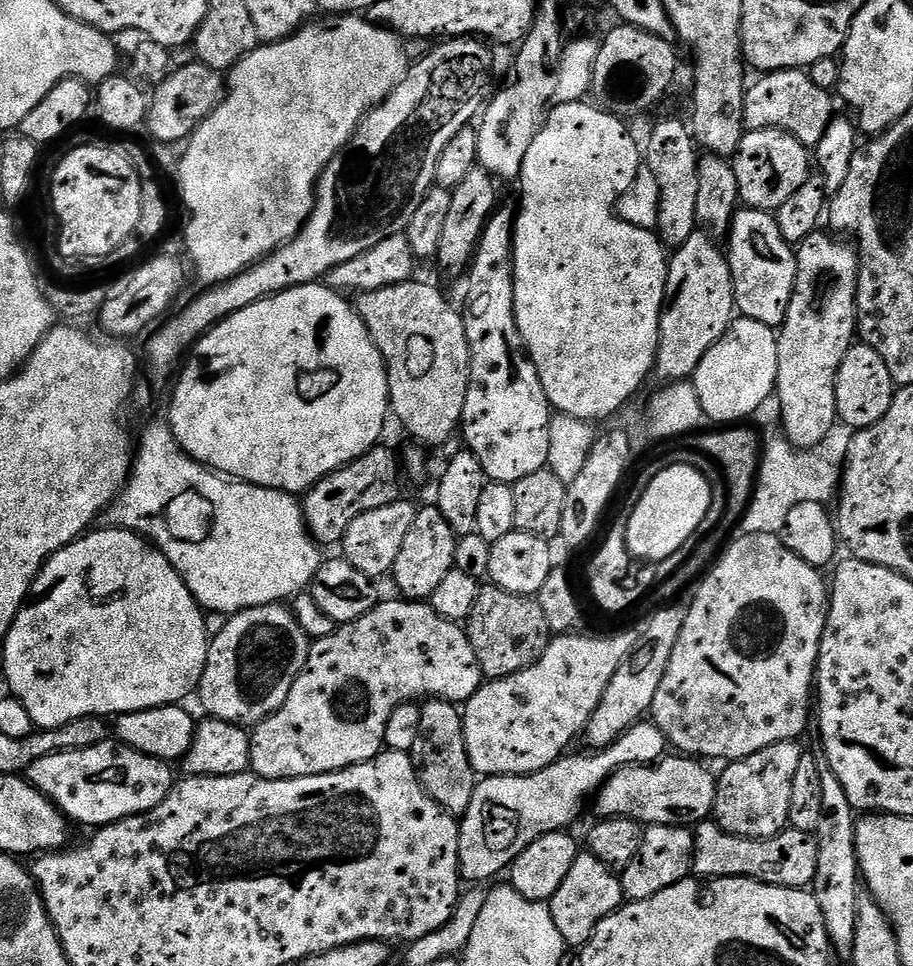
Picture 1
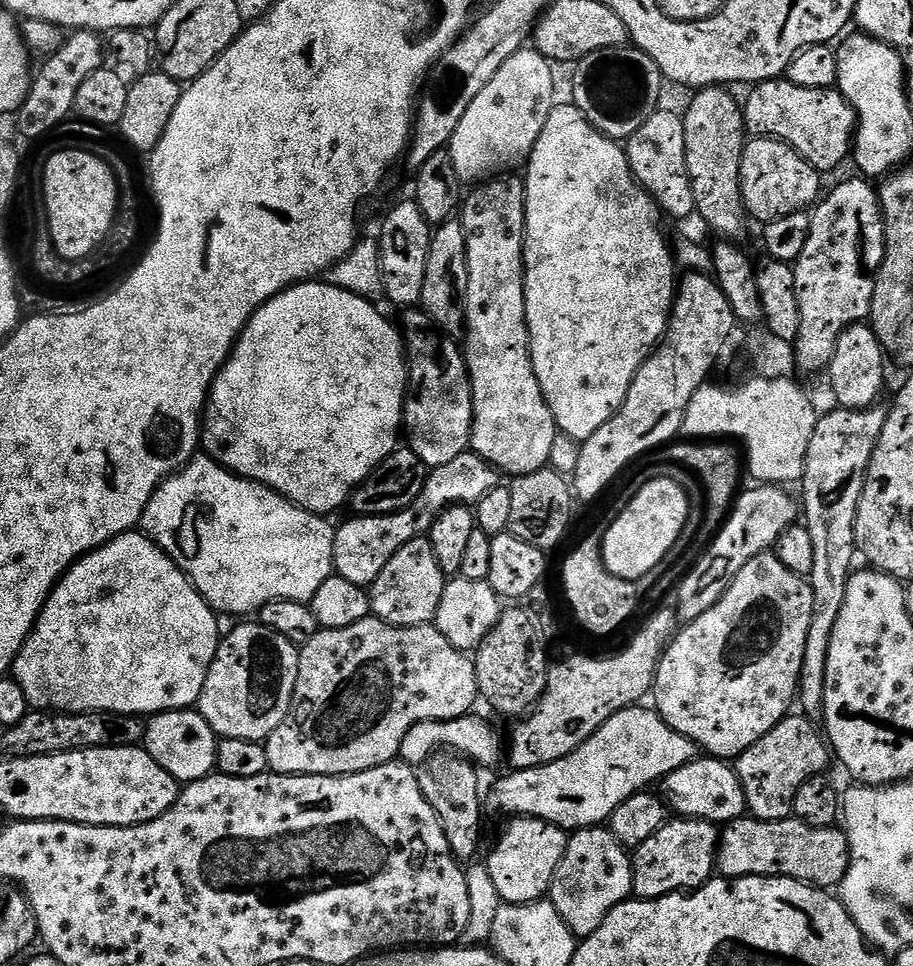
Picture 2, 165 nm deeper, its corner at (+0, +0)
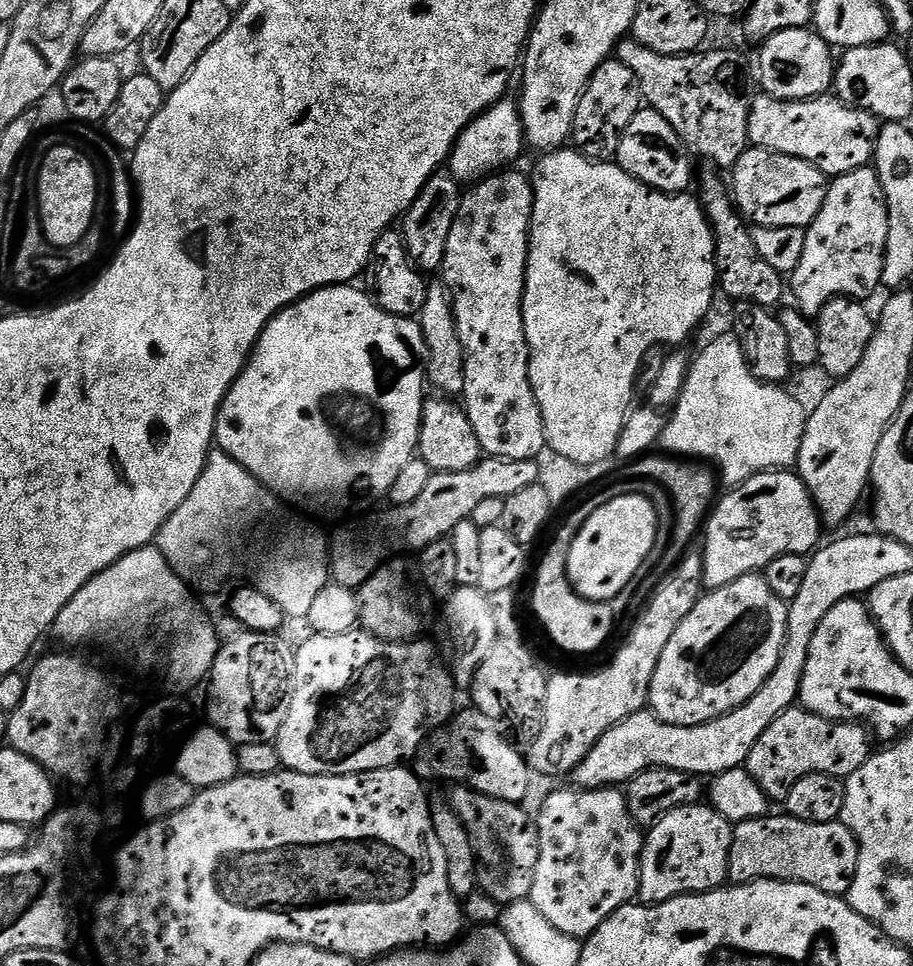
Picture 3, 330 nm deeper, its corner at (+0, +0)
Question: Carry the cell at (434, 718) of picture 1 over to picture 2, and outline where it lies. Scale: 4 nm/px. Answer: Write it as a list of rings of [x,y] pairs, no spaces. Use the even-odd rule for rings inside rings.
[[[441,750],[415,765],[415,769],[418,790],[422,790],[422,798],[430,802],[430,810],[438,814],[453,856],[461,862],[475,861],[476,851],[480,848],[480,808],[482,812],[481,773],[477,765],[451,750]]]

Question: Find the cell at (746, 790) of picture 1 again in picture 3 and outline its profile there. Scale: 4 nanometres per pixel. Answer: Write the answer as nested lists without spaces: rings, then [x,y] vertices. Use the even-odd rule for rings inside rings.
[[[793,706],[766,726],[766,734],[762,734],[762,738],[754,742],[754,750],[750,750],[746,767],[767,793],[769,801],[776,802],[783,801],[790,786],[794,786],[798,778],[806,778],[806,774],[821,772],[847,778],[867,762],[873,751],[873,737],[863,723],[827,720],[807,712],[803,706]]]

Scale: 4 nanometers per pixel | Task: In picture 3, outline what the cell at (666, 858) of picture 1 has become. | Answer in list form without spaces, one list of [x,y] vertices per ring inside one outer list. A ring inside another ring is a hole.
[[[701,802],[698,804],[691,804],[690,806],[682,806],[681,808],[675,808],[670,810],[670,814],[666,814],[662,817],[657,824],[651,825],[647,829],[644,837],[644,849],[640,855],[640,895],[639,899],[643,903],[651,906],[653,904],[661,904],[667,900],[673,900],[679,896],[693,896],[699,892],[713,892],[716,888],[725,887],[728,880],[728,863],[730,862],[730,852],[732,850],[732,830],[734,825],[729,822],[722,814],[718,814],[715,808],[709,806],[707,803]]]

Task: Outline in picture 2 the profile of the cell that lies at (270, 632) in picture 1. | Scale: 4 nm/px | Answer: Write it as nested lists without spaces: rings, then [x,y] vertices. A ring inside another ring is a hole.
[[[259,622],[237,623],[232,633],[221,639],[220,648],[206,674],[206,682],[202,686],[198,705],[200,716],[206,718],[206,722],[216,731],[217,737],[226,740],[242,738],[267,741],[269,734],[278,730],[278,726],[290,710],[294,686],[298,682],[299,661],[300,648],[282,638],[282,634],[262,626]]]

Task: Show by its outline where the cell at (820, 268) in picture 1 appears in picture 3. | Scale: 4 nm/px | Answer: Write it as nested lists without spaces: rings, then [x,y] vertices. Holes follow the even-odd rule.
[[[875,167],[835,177],[828,185],[822,210],[806,229],[802,262],[790,273],[790,296],[796,299],[795,307],[805,316],[816,318],[839,296],[864,302],[867,296],[881,291],[887,233],[888,207]]]

